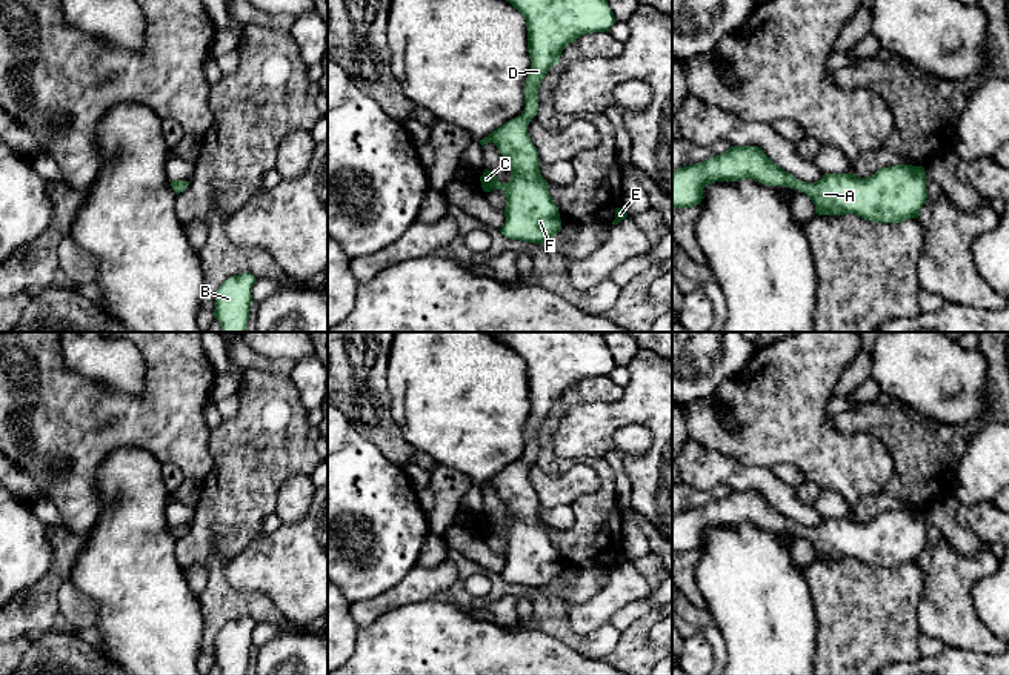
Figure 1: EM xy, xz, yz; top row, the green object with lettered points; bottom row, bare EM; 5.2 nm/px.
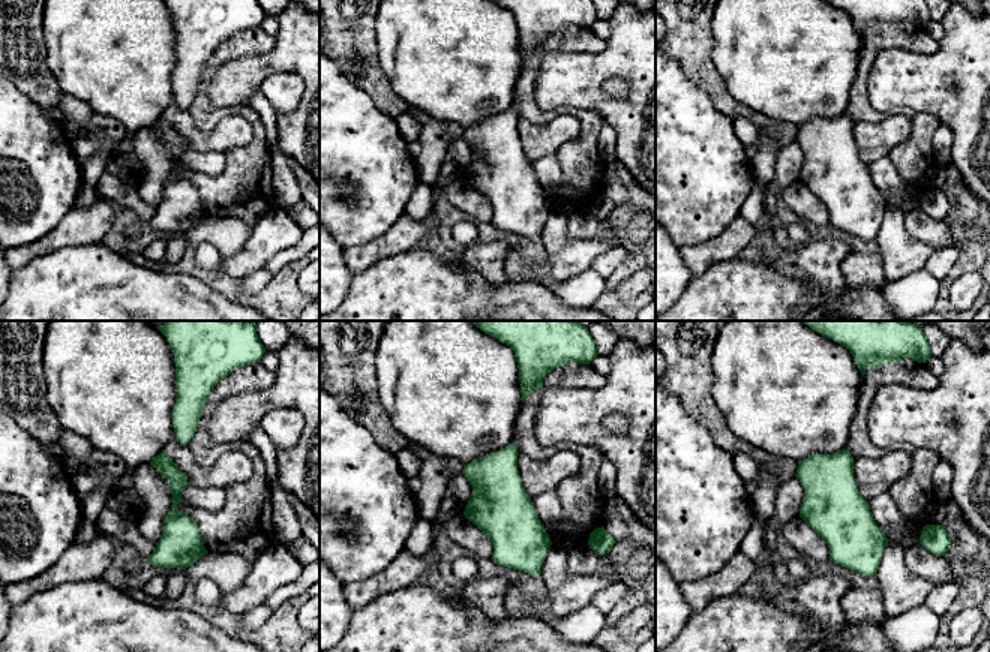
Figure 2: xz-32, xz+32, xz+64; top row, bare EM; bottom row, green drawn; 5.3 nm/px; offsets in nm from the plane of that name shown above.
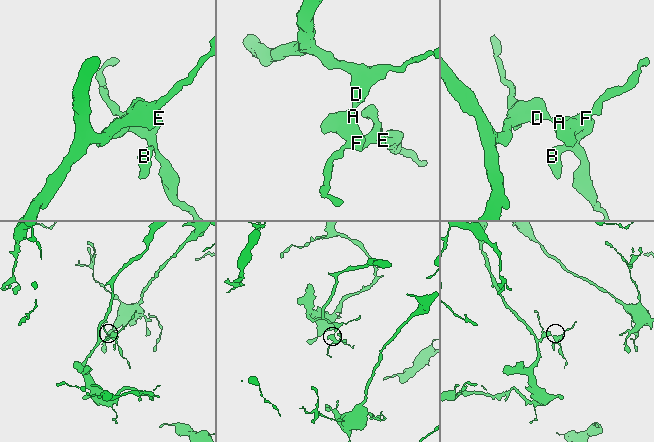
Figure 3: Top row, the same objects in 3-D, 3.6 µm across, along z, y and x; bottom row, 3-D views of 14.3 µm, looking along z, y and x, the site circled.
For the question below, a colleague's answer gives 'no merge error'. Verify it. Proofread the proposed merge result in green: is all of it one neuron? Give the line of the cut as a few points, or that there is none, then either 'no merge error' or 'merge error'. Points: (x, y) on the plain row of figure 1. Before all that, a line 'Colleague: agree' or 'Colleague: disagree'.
Colleague: agree
cut none; no merge error

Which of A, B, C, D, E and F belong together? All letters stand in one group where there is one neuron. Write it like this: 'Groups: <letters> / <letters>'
Groups: A B C D E F

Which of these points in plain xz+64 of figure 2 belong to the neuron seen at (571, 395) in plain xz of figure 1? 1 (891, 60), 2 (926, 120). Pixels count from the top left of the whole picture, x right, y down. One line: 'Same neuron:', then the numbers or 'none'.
Same neuron: 2

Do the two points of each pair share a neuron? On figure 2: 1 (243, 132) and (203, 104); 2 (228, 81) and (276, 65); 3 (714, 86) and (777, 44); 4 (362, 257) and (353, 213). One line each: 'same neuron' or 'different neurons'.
1: different neurons
2: same neuron
3: different neurons
4: different neurons

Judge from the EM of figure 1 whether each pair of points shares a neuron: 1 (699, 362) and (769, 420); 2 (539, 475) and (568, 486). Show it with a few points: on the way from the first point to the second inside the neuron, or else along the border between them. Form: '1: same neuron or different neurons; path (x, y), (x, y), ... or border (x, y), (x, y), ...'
1: different neurons; border (751, 357), (711, 397), (692, 400)
2: same neuron; path (546, 483), (549, 486), (560, 486)

